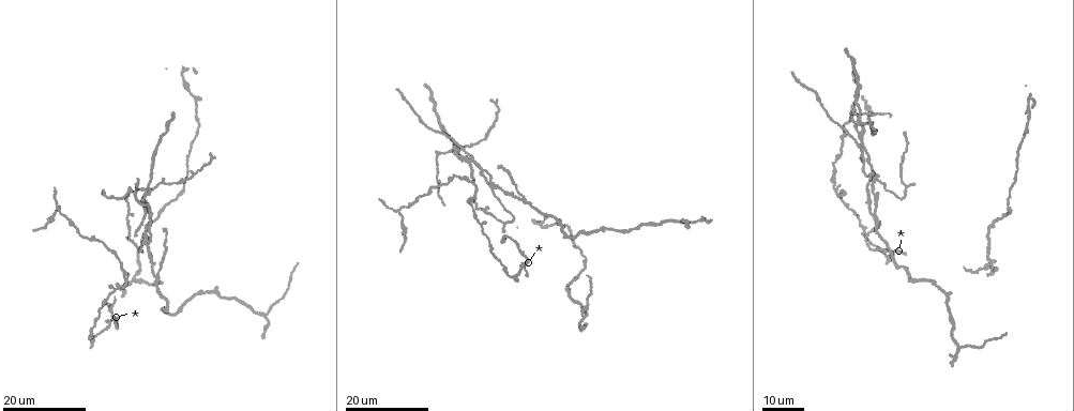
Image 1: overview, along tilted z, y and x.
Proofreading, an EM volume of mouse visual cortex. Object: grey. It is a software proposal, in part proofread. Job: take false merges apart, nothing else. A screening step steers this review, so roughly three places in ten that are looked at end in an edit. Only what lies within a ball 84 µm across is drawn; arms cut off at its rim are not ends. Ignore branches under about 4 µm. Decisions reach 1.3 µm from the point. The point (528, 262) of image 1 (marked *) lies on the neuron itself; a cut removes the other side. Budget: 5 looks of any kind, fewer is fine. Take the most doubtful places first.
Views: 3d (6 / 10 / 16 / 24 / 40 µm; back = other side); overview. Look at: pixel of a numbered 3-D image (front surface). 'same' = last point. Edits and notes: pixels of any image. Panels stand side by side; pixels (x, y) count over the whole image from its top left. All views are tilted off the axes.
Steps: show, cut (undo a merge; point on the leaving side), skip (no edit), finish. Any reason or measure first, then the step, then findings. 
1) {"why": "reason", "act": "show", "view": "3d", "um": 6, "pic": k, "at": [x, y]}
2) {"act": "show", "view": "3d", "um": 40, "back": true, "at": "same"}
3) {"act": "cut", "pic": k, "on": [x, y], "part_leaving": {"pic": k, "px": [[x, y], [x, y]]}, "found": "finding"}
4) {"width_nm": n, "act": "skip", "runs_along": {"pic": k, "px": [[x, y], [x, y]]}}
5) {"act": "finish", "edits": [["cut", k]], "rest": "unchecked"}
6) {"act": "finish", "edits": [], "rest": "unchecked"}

{"why": "looks like a crossing", "act": "show", "view": "3d", "um": 24, "pic": 1, "at": [582, 314]}

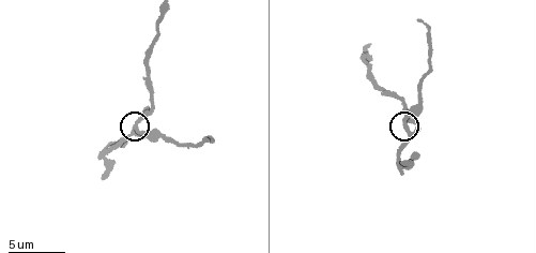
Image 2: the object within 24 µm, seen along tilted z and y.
{"why": "closer look", "act": "show", "view": "3d", "um": 6, "pic": 2, "at": [137, 125]}

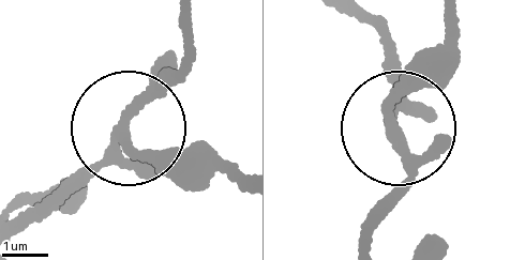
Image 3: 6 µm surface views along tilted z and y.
{"arms": 4, "act": "skip", "found": "continuous, no second neuron"}

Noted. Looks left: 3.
{"why": "three arms meet", "act": "show", "view": "3d", "um": 24, "pic": 1, "at": [471, 201]}

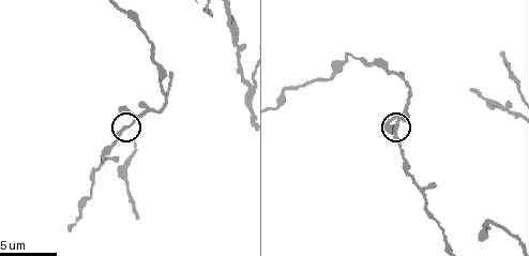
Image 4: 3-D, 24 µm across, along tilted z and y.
{"act": "show", "view": "3d", "um": 6, "pic": 4, "at": [398, 121]}

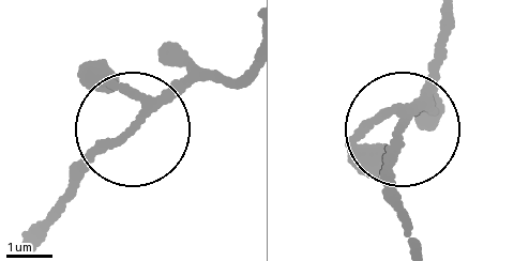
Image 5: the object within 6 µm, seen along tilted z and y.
{"act": "skip", "runs_along": {"pic": 5, "px": [[36, 224], [89, 155], [218, 76]]}, "found": "all the same neuron"}

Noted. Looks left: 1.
{"why": "thick turns thin", "act": "show", "view": "3d", "um": 16, "pic": 4, "at": [365, 62]}

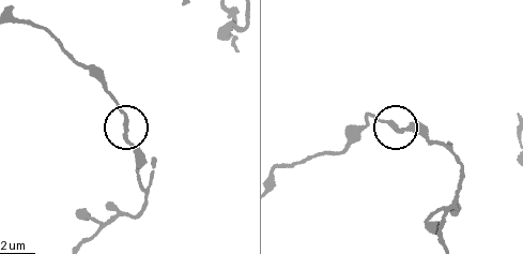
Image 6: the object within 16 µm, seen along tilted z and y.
{"act": "skip", "runs_along": {"pic": 6, "px": [[79, 243], [143, 203], [126, 118], [113, 100]]}, "found": "continuous, no second neuron"}

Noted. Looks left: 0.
{"act": "finish", "edits": [], "rest": "unchecked"}

